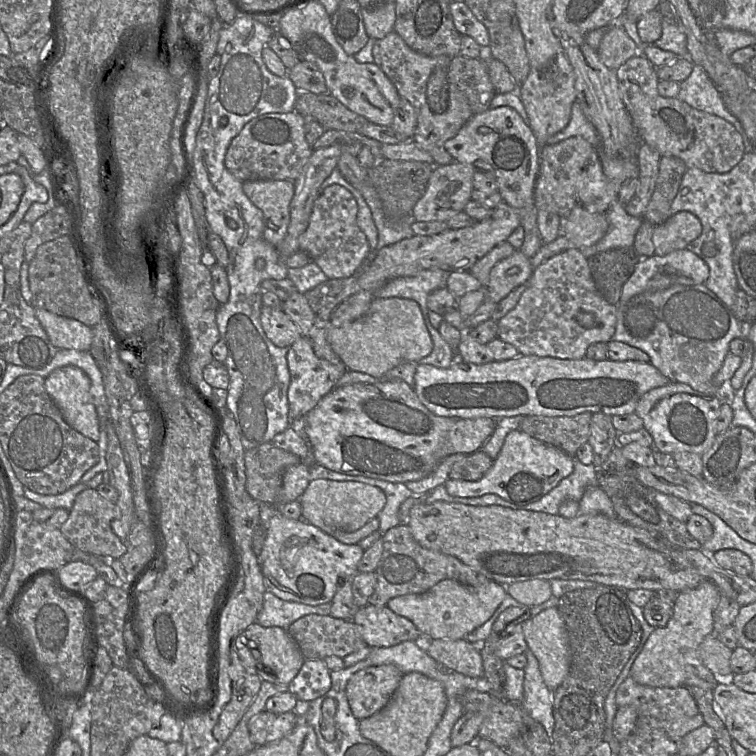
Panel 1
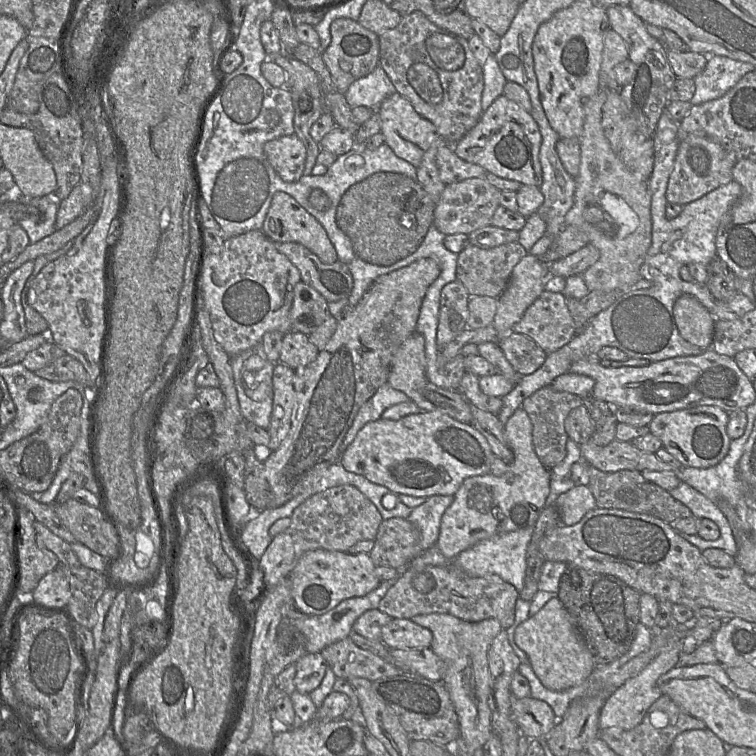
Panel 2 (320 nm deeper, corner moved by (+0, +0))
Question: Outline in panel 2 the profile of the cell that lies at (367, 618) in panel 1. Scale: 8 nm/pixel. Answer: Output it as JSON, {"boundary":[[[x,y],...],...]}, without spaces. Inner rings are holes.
{"boundary":[[[392,618],[381,631],[381,640],[389,649],[430,648],[432,632],[409,619]]]}

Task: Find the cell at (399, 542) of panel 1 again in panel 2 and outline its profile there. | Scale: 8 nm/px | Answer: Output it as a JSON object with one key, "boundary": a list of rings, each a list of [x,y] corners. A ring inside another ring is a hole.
{"boundary":[[[452,564],[446,566],[411,566],[399,570],[395,583],[380,600],[378,609],[392,618],[411,620],[416,615],[444,613],[468,622],[497,619],[502,629],[515,620],[518,590],[499,577],[471,577]]]}

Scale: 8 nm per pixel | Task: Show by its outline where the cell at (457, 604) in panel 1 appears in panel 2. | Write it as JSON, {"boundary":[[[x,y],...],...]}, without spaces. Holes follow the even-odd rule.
{"boundary":[[[444,613],[416,615],[411,620],[428,628],[433,634],[430,648],[445,663],[442,682],[450,693],[460,724],[460,737],[465,742],[469,755],[477,748],[481,748],[493,734],[488,704],[490,693],[488,650],[502,629],[501,624],[495,618],[468,622]]]}

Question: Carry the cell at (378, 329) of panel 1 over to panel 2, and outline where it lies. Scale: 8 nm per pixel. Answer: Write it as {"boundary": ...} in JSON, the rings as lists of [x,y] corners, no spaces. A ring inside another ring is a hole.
{"boundary":[[[418,331],[414,332],[396,352],[387,383],[405,393],[422,411],[436,411],[447,414],[457,421],[472,423],[470,402],[458,390],[441,388],[430,382],[426,376],[425,339]]]}

